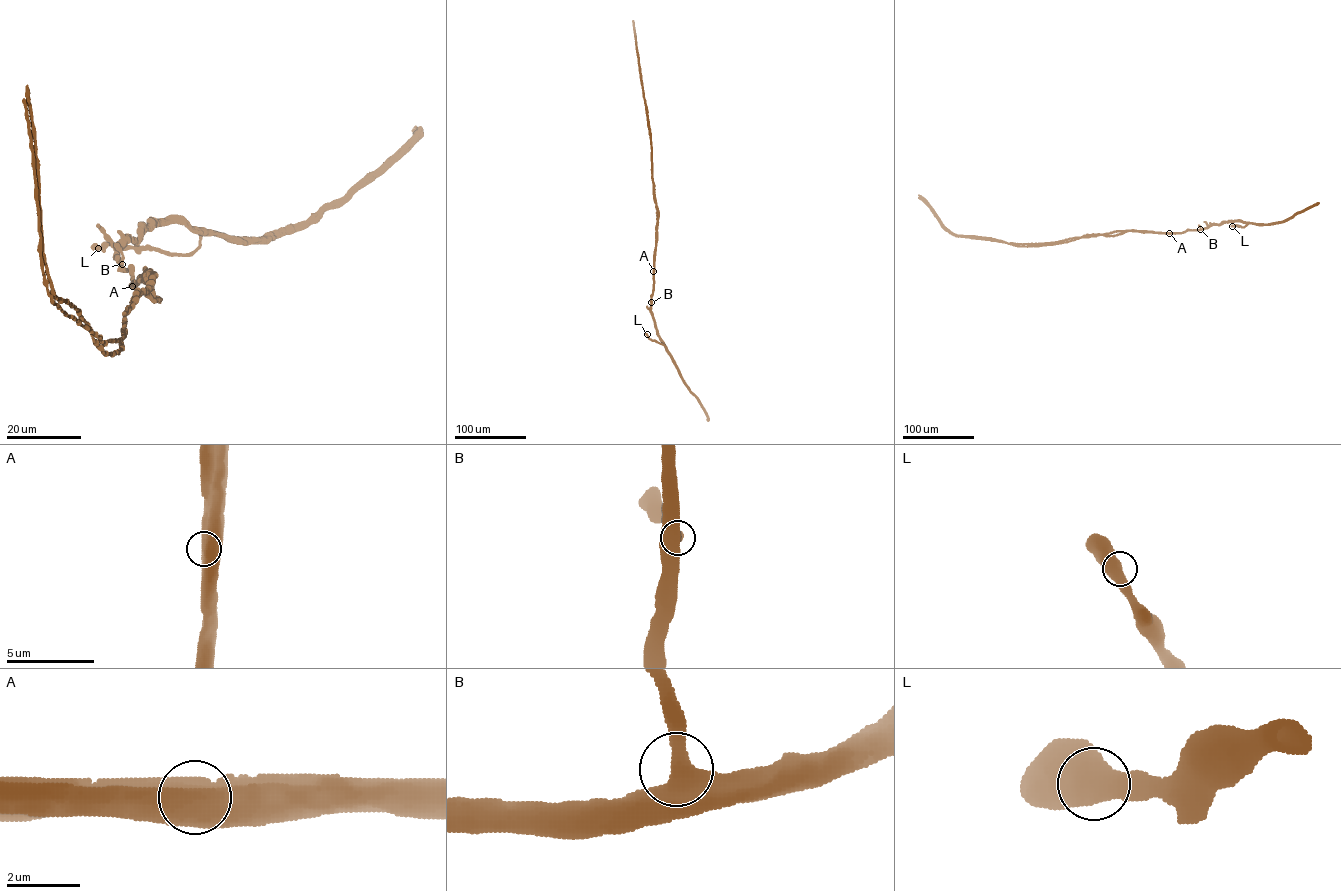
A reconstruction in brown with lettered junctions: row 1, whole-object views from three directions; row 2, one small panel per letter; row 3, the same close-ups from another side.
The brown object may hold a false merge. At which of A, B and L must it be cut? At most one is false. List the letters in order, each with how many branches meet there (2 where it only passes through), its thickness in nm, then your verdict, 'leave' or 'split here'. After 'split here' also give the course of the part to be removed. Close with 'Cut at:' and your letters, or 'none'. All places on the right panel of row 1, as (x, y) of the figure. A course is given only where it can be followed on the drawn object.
A: 2 branches meet; 650 nm thick; split here; foreign part runs (1169, 233), (1130, 230), (1112, 236), (1020, 244), (956, 236), (942, 227), (919, 197)
B: 2 branches meet; 480 nm thick; leave
L: 2 branches meet; 600 nm thick; leave
Cut at: A

